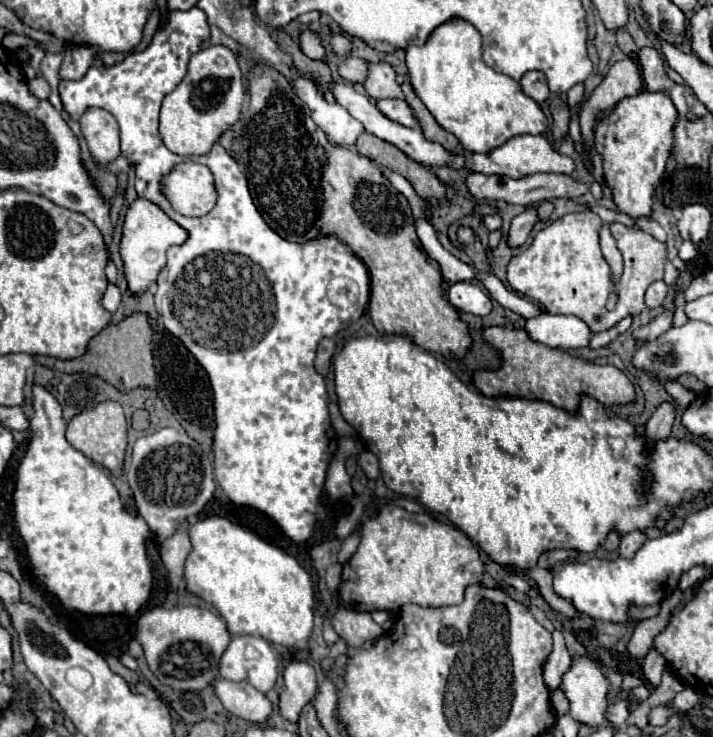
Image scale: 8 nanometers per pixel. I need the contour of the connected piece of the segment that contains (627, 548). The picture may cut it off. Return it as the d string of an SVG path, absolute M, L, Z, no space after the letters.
M632 531L628 533L626 537L622 537L620 541L620 549L618 549L618 555L620 557L634 557L634 553L644 545L646 541L646 535L642 531Z

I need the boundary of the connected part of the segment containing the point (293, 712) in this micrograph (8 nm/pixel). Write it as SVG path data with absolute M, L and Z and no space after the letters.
M290 661L284 669L284 693L280 695L280 713L288 721L298 721L300 709L316 695L316 671L306 661Z

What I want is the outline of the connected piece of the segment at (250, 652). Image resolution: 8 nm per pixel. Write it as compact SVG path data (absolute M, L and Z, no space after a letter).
M238 635L230 641L220 661L220 675L228 681L248 681L268 693L278 679L280 657L274 647L254 635Z

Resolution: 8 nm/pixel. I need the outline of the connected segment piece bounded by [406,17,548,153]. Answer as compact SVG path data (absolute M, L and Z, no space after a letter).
M454 17L454 21L446 21L438 25L438 29L430 33L424 45L406 47L406 65L408 65L408 75L416 95L424 101L424 105L430 109L436 121L446 131L458 137L458 141L464 145L466 151L488 153L494 147L504 145L508 139L516 135L522 135L522 133L542 135L548 127L546 115L542 113L538 103L522 91L518 81L486 67L486 63L482 61L482 35L478 33L478 29L474 29L474 25L470 25L468 21L462 21L460 17Z

